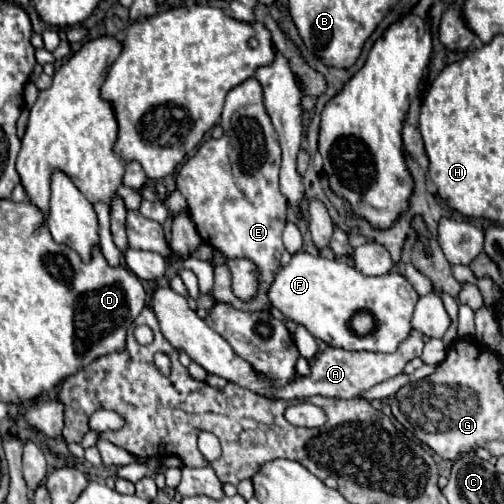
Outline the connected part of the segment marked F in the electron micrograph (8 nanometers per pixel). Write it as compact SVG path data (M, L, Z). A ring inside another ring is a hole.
M297 252L293 254L289 266L281 268L275 274L275 282L269 290L269 300L291 322L303 324L315 338L327 342L329 346L337 346L343 350L395 352L413 330L411 316L419 294L399 272L365 276L345 262ZM363 310L375 316L375 328L369 334L359 336L349 326L349 322L357 312Z

